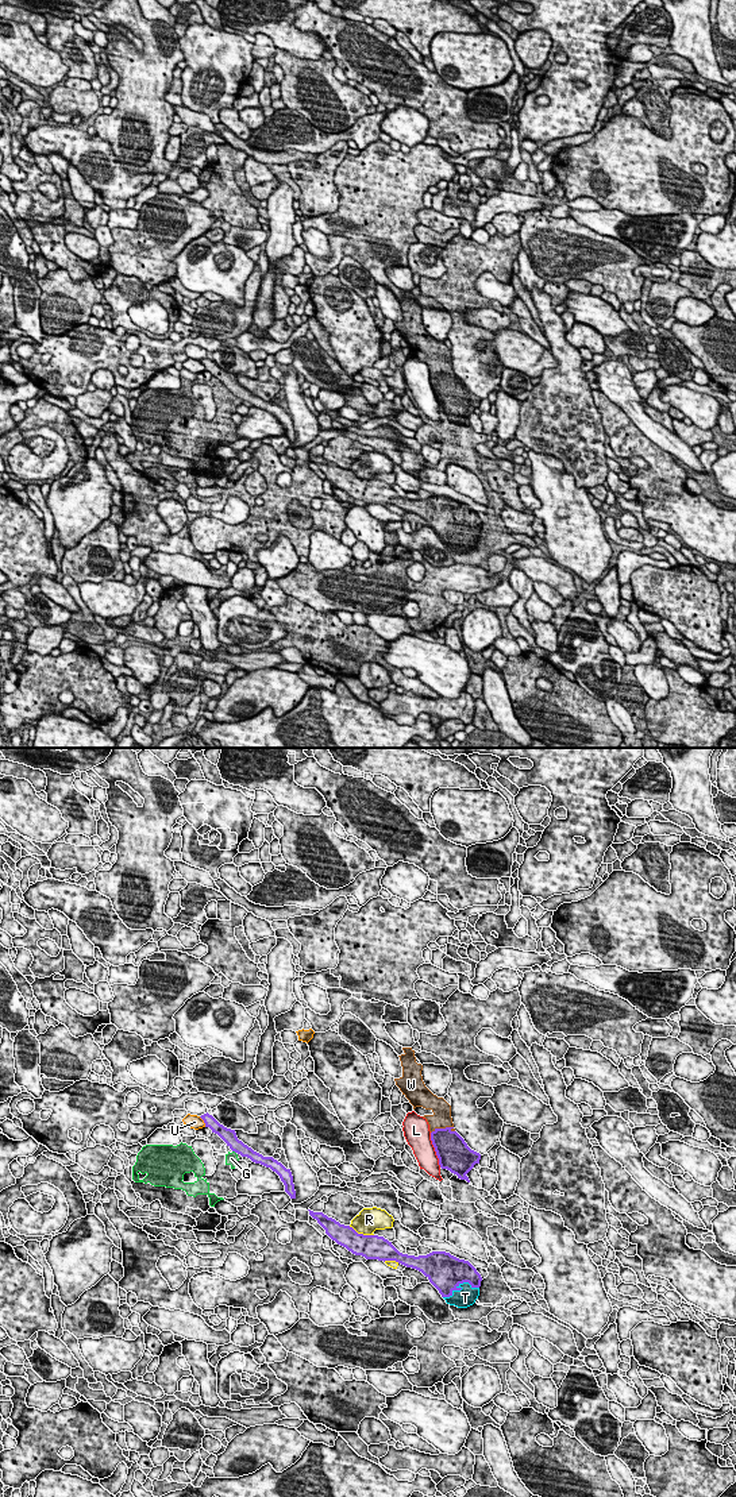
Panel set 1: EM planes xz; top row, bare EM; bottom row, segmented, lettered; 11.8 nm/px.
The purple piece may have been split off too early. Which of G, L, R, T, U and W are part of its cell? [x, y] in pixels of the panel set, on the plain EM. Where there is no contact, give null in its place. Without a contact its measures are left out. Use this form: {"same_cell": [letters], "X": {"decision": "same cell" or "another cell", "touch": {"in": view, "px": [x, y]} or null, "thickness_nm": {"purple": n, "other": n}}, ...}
{"same_cell": ["T", "W"], "G": {"decision": "another cell", "touch": {"in": "xz", "px": [234, 394]}, "thickness_nm": {"purple": 170, "other": 160}}, "L": {"decision": "another cell", "touch": {"in": "xz", "px": [435, 394]}, "thickness_nm": {"purple": 400, "other": 280}}, "R": {"decision": "another cell", "touch": {"in": "xz", "px": [361, 478]}, "thickness_nm": {"purple": 280, "other": 280}}, "T": {"decision": "same cell", "touch": {"in": "xz", "px": [461, 527]}, "thickness_nm": {"purple": 420, "other": 240}}, "U": {"decision": "another cell", "touch": {"in": "xz", "px": [204, 366]}, "thickness_nm": {"purple": 140, "other": 160}}, "W": {"decision": "same cell", "touch": {"in": "xz", "px": [442, 373]}, "thickness_nm": {"purple": 360, "other": 220}}}

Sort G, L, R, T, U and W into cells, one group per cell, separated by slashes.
G / L / R / T W / U

